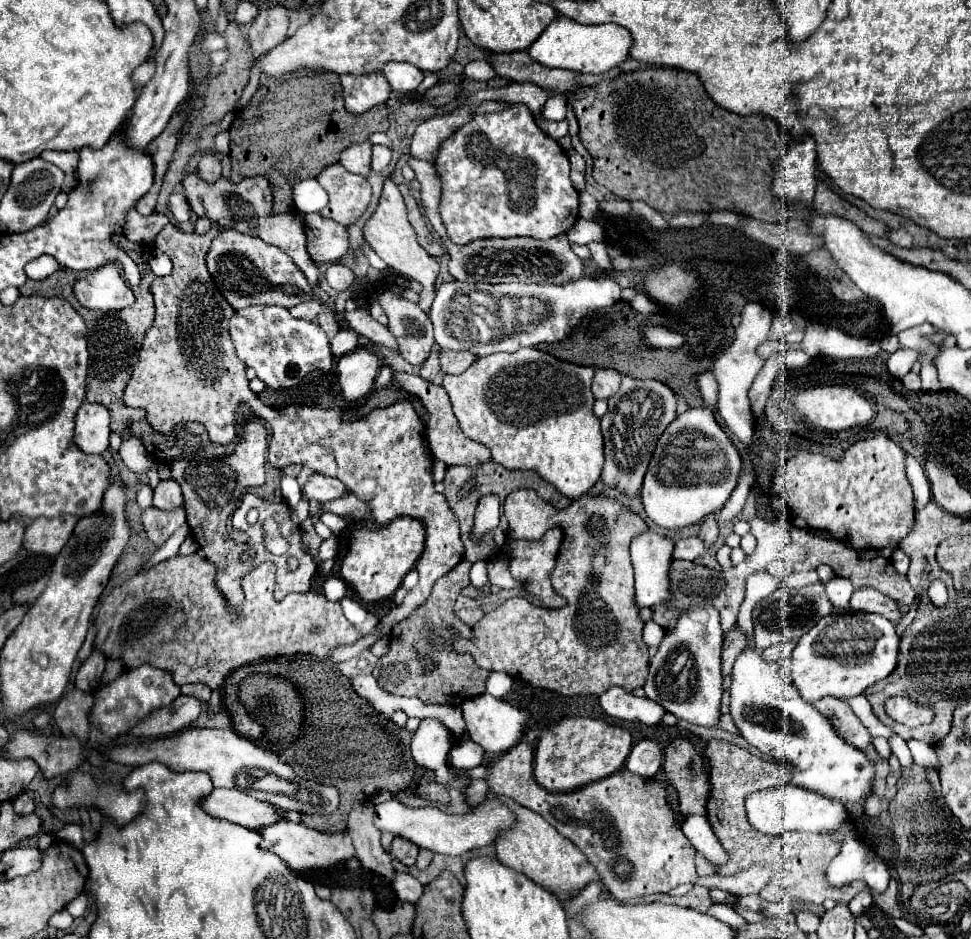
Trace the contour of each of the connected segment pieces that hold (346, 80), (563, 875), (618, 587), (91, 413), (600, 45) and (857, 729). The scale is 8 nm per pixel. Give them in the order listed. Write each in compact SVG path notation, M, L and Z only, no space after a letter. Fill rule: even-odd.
M345 74L341 76L343 84L343 98L345 98L345 108L349 114L365 114L371 108L385 104L391 98L391 86L381 74L371 74L371 76L351 76Z
M487 794L487 798L499 798L499 800L507 802L507 806L517 814L515 828L505 832L495 844L495 854L503 864L509 864L509 868L515 868L515 870L531 876L531 880L535 880L537 884L543 884L551 892L559 894L559 898L563 896L563 900L571 900L571 896L581 892L591 882L597 882L603 888L603 896L611 894L609 888L603 884L599 872L585 858L585 854L579 852L579 848L571 840L561 836L551 824L547 824L543 816L535 814L529 808L517 806L513 800L507 800L507 798L501 798L495 794Z
M517 488L505 500L505 516L509 520L511 536L515 538L541 538L549 528L563 528L563 544L557 556L557 568L551 576L555 592L567 598L567 606L563 608L545 608L535 606L525 598L509 598L495 610L487 612L473 626L473 640L457 640L453 636L451 650L469 652L475 662L485 670L503 670L509 676L525 678L533 686L549 688L563 696L575 694L593 694L599 696L611 686L623 686L629 692L643 686L649 672L649 652L647 644L641 638L643 622L639 620L639 610L633 606L633 566L629 558L629 544L633 536L647 530L647 524L631 512L627 506L619 504L605 494L583 494L573 500L567 508L557 510L549 502L537 496L531 488ZM555 644L553 650L547 652L547 646Z
M83 402L77 412L73 442L85 454L103 454L109 448L109 412L99 404Z
M557 16L543 34L529 46L529 56L549 68L565 68L573 72L601 74L619 66L633 44L631 34L617 24L579 24L571 18Z
M825 696L813 704L837 730L837 734L857 750L865 750L871 744L871 734L853 714L853 710L839 698Z

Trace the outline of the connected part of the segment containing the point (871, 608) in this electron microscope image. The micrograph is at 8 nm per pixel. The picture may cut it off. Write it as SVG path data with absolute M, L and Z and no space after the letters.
M859 588L855 590L855 594L851 596L851 608L853 610L863 610L863 612L877 612L881 616L885 616L891 622L901 622L903 614L899 608L899 602L891 600L889 596L883 596L881 592L875 592L873 588Z

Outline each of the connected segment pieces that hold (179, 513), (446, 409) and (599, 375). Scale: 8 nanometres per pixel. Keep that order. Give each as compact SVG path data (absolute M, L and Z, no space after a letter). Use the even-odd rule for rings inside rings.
M149 508L149 510L143 510L141 520L143 520L143 528L145 528L149 540L157 546L163 546L165 540L179 526L183 526L187 522L187 514L183 508L177 508L171 512L163 512L159 508Z
M393 368L393 386L397 390L405 390L409 394L415 394L425 410L429 412L429 422L427 422L427 440L431 444L431 450L433 450L433 456L441 462L445 462L447 466L481 466L483 462L491 462L491 450L479 442L473 442L469 438L463 436L461 428L459 428L459 422L455 420L455 414L453 414L453 408L451 408L451 402L449 402L449 396L447 392L443 390L443 386L435 386L427 380L423 380L421 376L415 376L415 374L405 374L405 372L399 372Z
M599 368L595 370L595 376L593 376L593 396L597 400L607 400L609 396L613 396L617 390L619 390L619 384L621 384L621 374L615 372L615 370L609 370L609 368Z

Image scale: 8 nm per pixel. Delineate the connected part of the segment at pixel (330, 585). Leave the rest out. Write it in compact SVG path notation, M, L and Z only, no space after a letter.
M329 576L323 584L323 594L329 600L341 600L345 596L345 580L341 580L339 576Z

